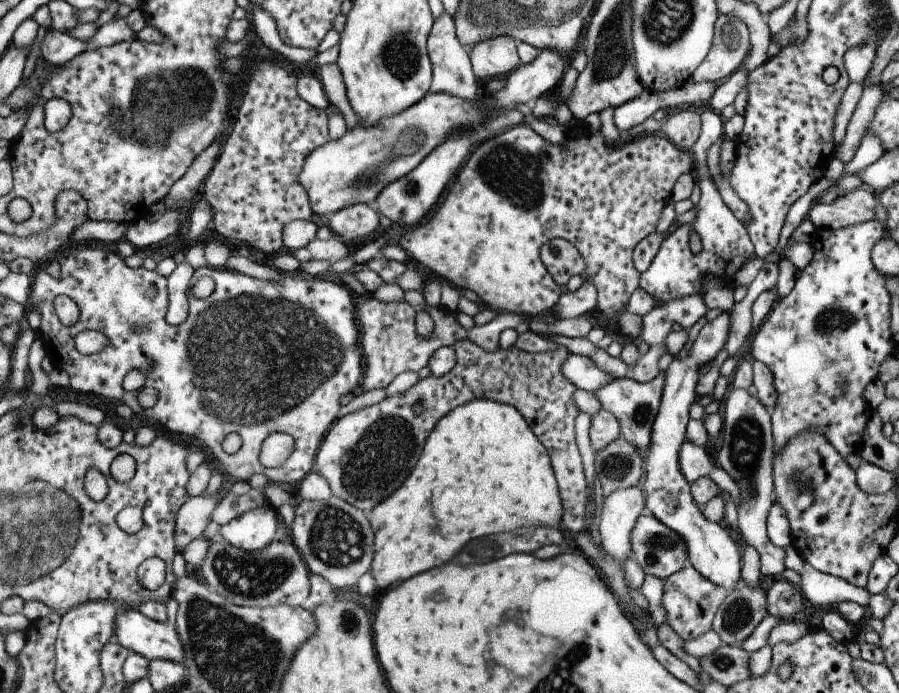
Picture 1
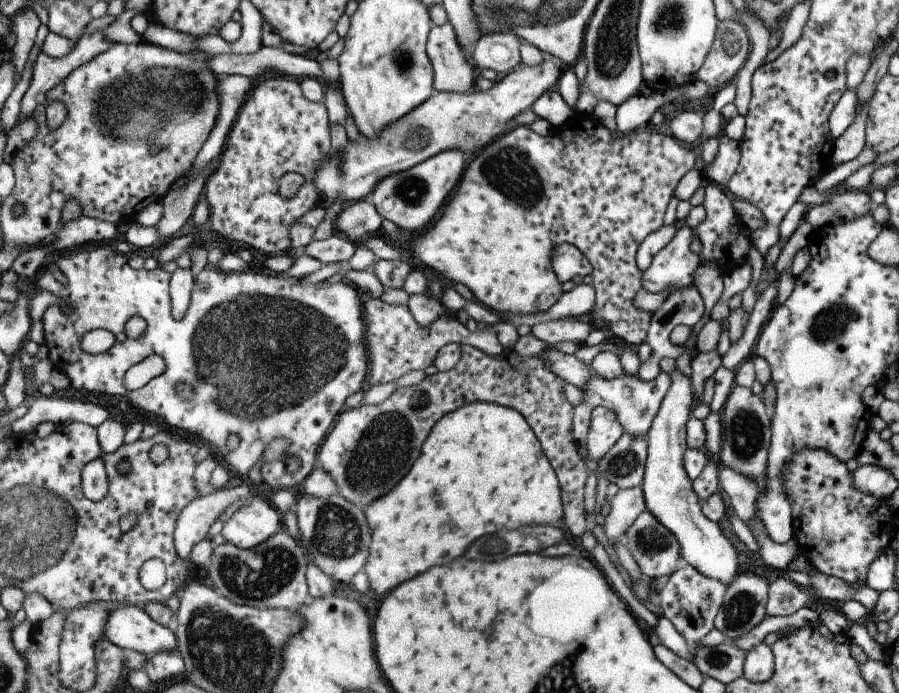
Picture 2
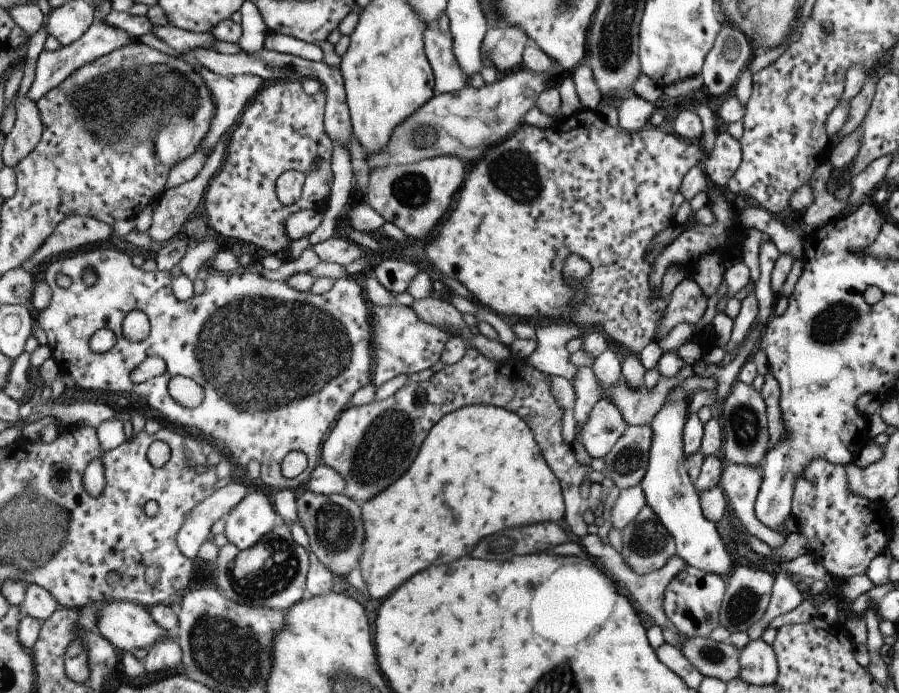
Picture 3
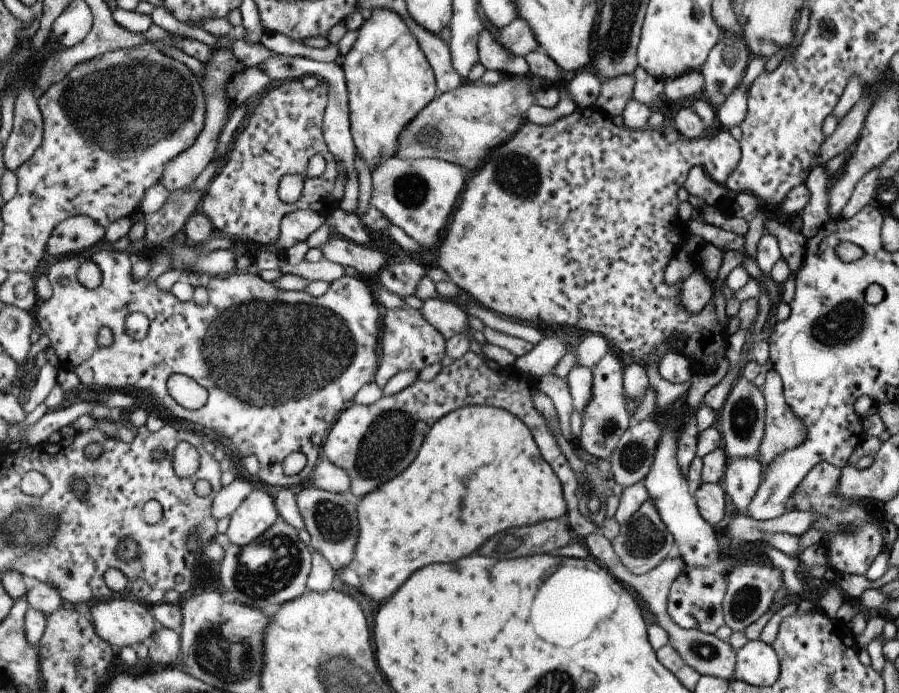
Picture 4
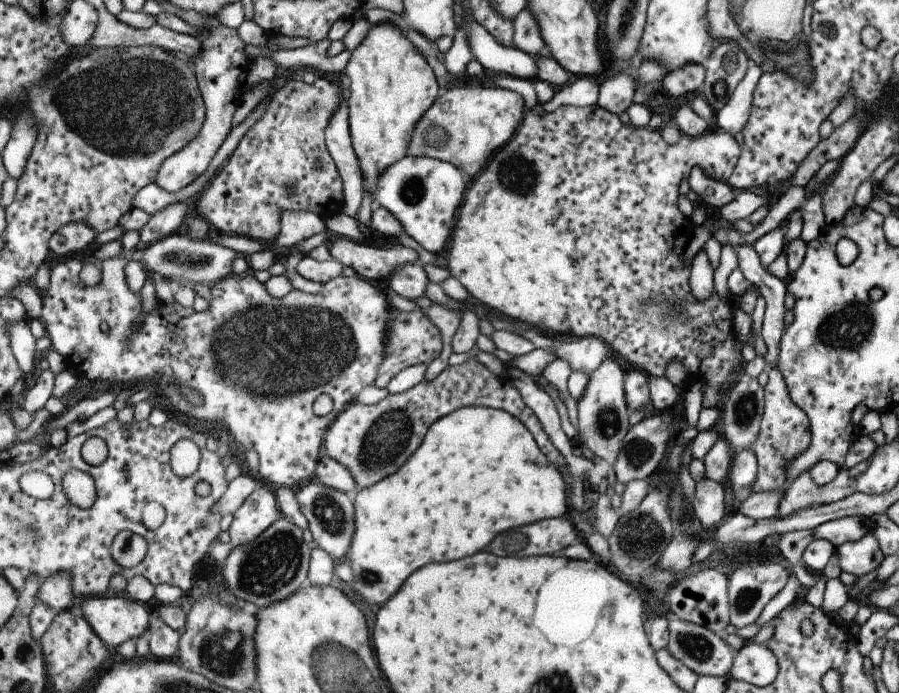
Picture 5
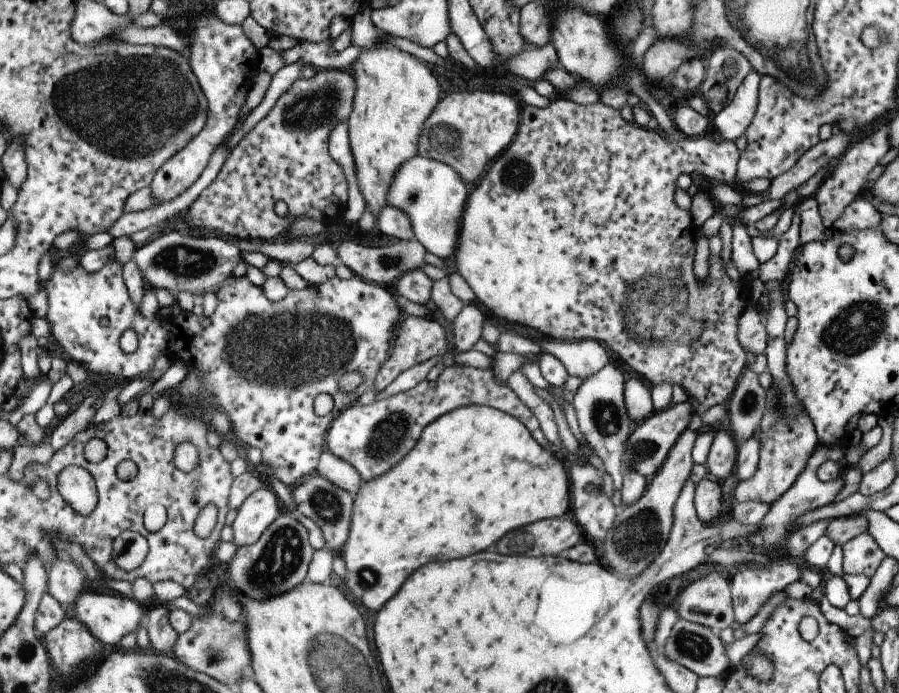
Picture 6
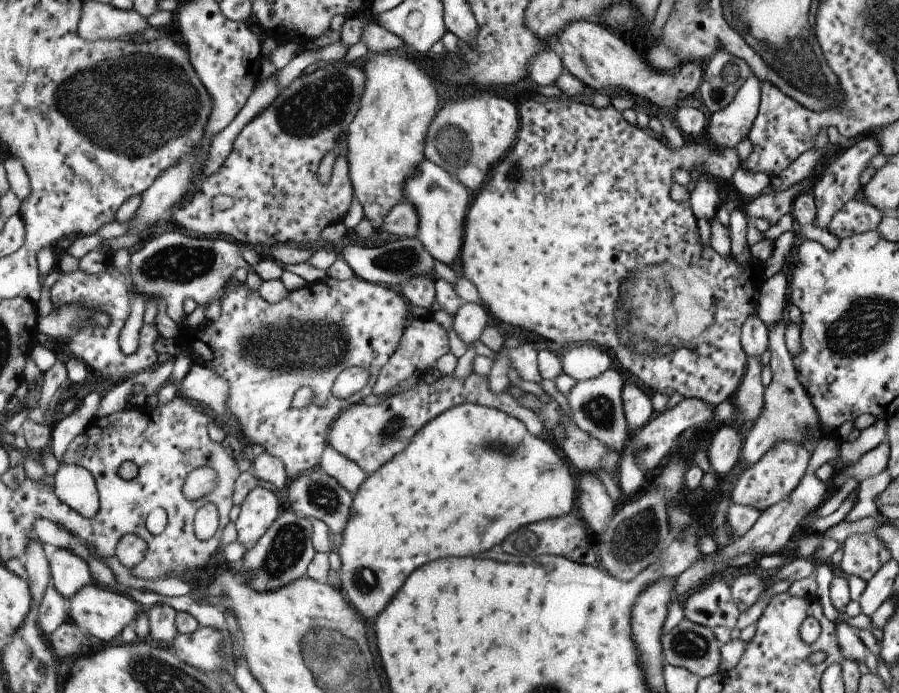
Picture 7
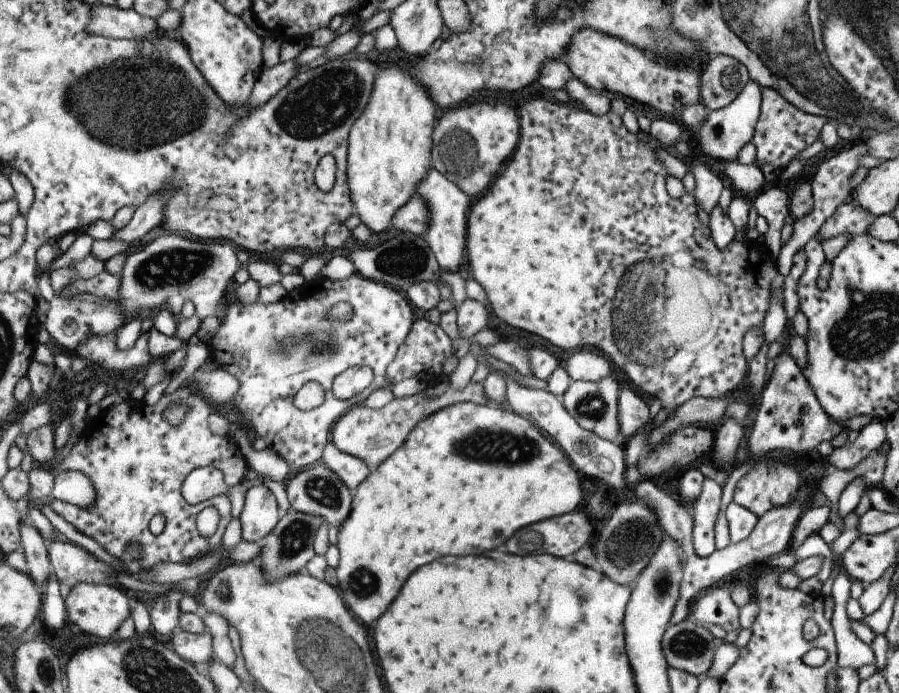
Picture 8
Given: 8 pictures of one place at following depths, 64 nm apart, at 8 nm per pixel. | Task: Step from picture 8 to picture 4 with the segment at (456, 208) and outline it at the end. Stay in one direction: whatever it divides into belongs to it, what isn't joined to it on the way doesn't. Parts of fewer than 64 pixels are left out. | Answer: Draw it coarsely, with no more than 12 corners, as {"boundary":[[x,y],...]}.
{"boundary":[[393,158],[371,206],[435,252],[465,190],[461,164]]}

